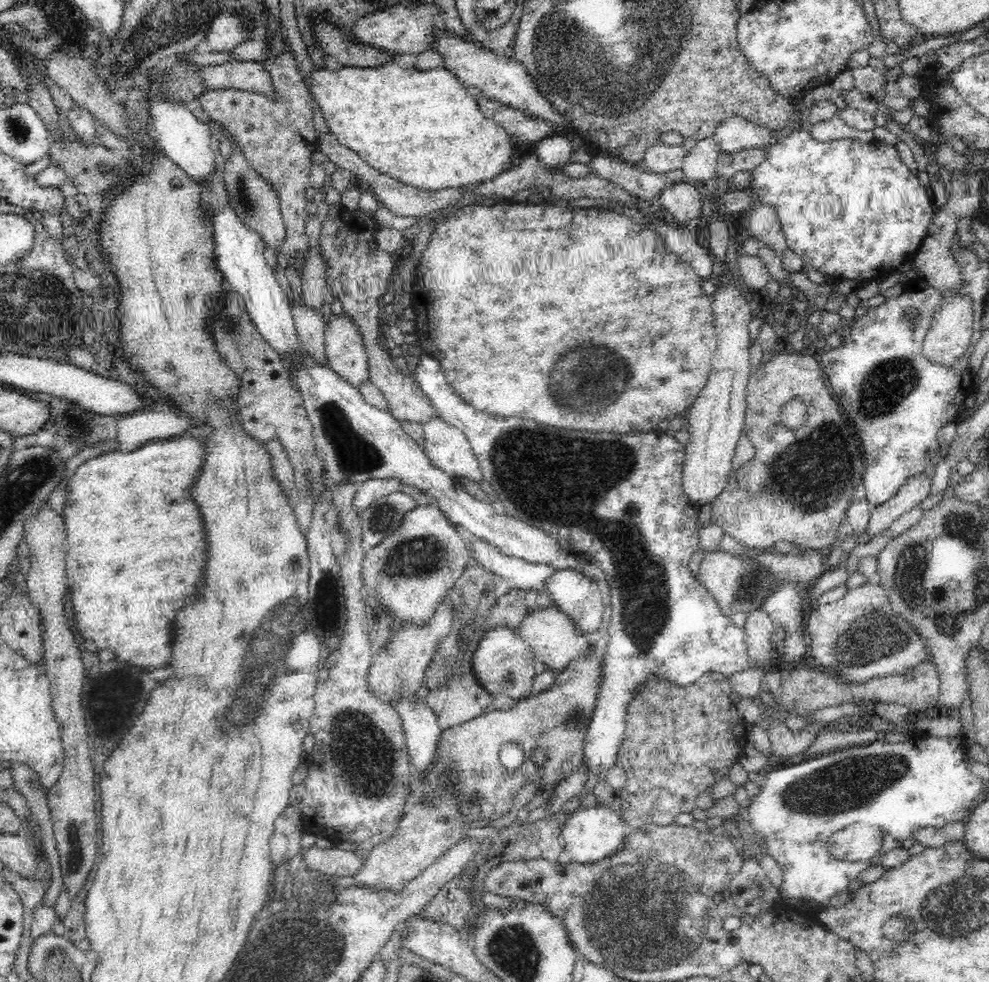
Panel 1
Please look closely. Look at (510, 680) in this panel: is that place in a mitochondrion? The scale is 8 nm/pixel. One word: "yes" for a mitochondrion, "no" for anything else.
yes

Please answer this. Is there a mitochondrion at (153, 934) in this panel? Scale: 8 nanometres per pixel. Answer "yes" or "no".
no

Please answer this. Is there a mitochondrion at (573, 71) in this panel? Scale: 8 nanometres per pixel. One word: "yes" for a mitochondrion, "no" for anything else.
yes

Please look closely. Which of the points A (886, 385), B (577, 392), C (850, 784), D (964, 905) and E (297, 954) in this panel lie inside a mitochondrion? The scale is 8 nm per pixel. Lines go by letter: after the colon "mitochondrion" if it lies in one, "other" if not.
A: mitochondrion
B: mitochondrion
C: mitochondrion
D: mitochondrion
E: mitochondrion

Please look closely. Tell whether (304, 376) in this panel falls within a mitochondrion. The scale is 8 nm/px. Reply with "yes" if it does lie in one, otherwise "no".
no

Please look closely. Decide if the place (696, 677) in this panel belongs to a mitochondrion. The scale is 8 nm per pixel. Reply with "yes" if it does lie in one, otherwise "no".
no

